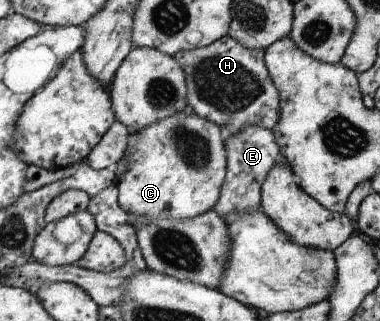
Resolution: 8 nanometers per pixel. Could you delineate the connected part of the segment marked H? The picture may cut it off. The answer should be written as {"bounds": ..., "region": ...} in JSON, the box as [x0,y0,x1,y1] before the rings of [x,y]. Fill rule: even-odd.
{"bounds":[175,34,282,135],"region":[[[229,34],[207,47],[175,54],[186,73],[190,110],[220,126],[226,135],[244,132],[248,126],[276,128],[282,101],[266,61],[266,50],[251,49]]]}

